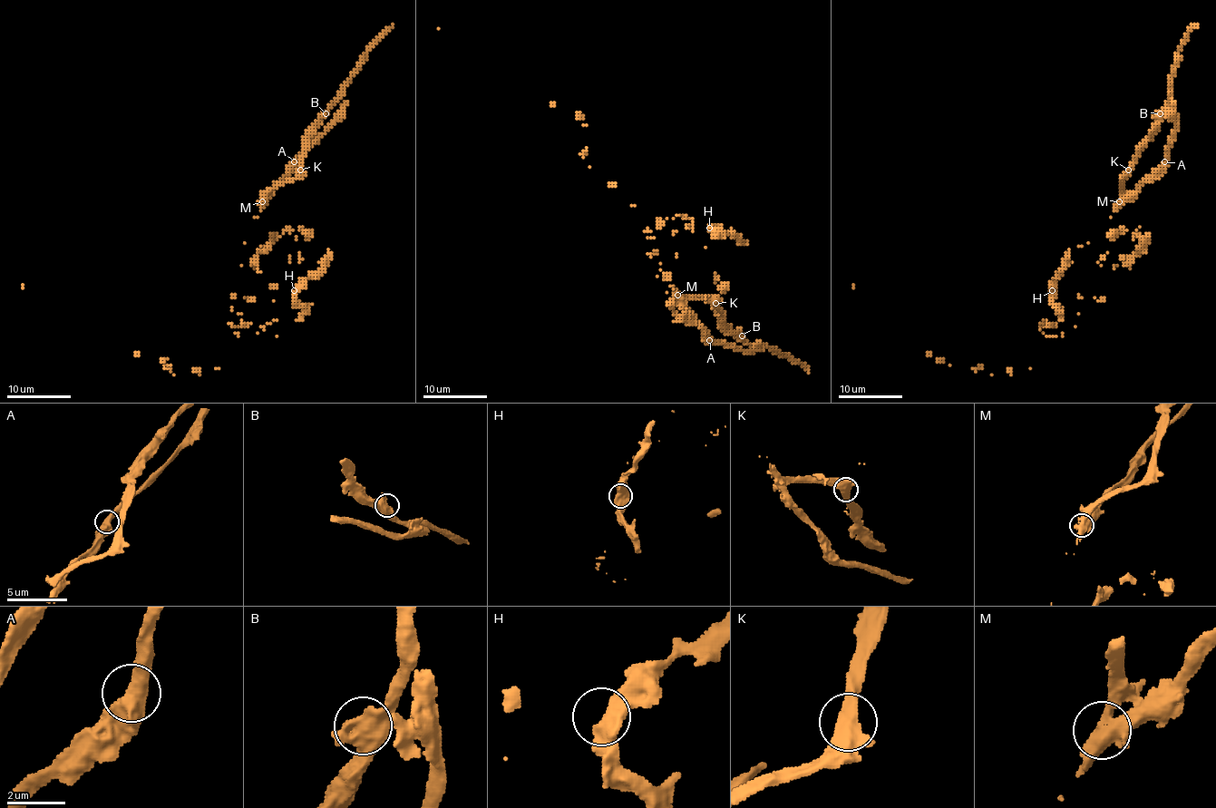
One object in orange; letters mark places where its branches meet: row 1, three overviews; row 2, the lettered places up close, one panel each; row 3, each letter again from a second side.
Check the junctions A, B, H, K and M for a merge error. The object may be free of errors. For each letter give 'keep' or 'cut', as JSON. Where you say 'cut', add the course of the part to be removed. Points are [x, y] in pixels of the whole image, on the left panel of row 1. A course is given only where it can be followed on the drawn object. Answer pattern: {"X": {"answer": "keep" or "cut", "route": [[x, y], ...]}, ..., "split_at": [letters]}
{"A": {"answer": "keep"}, "B": {"answer": "keep"}, "H": {"answer": "keep"}, "K": {"answer": "keep"}, "M": {"answer": "cut", "route": [[261, 202], [260, 246], [289, 261], [273, 289], [275, 319], [263, 331], [231, 326], [160, 358], [22, 284]]}, "split_at": ["M"]}

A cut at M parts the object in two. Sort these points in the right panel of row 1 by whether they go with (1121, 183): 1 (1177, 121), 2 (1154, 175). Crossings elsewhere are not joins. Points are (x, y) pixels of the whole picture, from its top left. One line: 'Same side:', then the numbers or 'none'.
Same side: none

